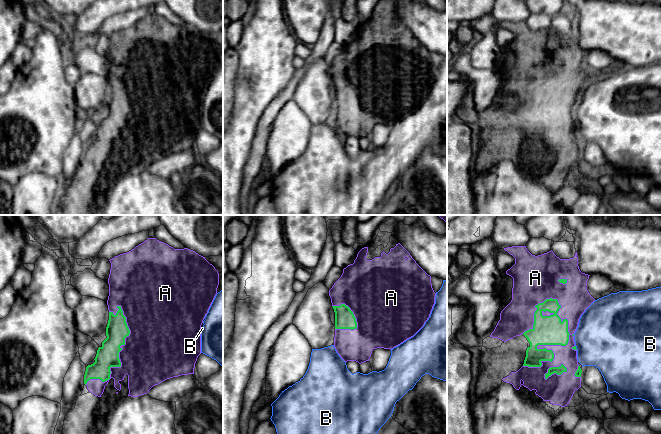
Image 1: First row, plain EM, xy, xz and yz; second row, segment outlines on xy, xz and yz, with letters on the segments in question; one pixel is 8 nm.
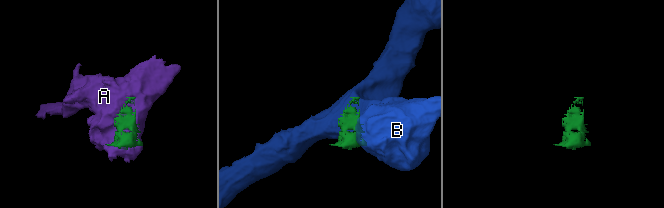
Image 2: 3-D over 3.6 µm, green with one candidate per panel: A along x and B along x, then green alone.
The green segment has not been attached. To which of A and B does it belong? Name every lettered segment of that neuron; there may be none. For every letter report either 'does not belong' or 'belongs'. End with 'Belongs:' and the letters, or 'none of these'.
A: belongs
B: does not belong
Belongs: A

